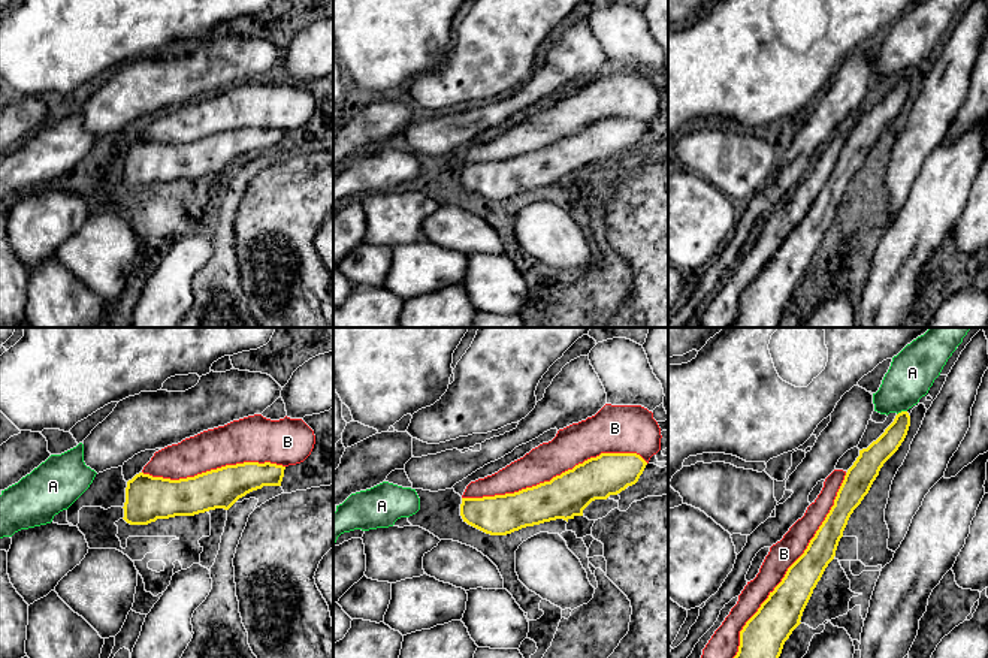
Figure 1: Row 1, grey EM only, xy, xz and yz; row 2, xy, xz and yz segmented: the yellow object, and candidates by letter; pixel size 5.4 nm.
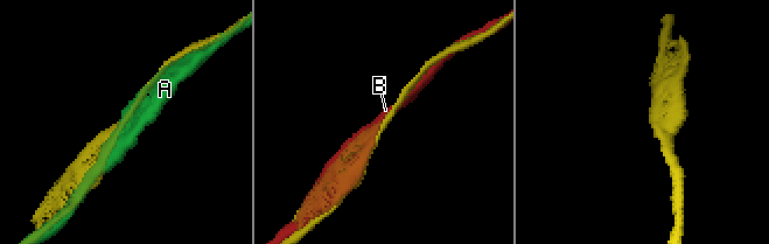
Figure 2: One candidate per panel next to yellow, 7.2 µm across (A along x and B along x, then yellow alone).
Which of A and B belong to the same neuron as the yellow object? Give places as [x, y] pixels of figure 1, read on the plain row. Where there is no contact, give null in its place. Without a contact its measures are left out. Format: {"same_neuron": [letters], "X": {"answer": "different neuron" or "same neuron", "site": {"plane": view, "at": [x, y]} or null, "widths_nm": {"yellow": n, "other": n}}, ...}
{"same_neuron": [], "A": {"answer": "different neuron", "site": {"plane": "yz", "at": [902, 77]}, "widths_nm": {"yellow": 120, "other": 240}}, "B": {"answer": "different neuron", "site": {"plane": "yz", "at": [789, 232]}, "widths_nm": {"yellow": 220, "other": 150}}}

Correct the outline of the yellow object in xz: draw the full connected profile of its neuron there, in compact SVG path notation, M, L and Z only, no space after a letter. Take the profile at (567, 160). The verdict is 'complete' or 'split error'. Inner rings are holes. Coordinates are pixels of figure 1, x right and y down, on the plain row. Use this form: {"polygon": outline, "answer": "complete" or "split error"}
{"polygon": "M601 118L550 147L514 159L462 163L460 181L490 200L507 200L556 184L568 187L583 181L592 166L635 150L646 130L637 118Z", "answer": "complete"}

